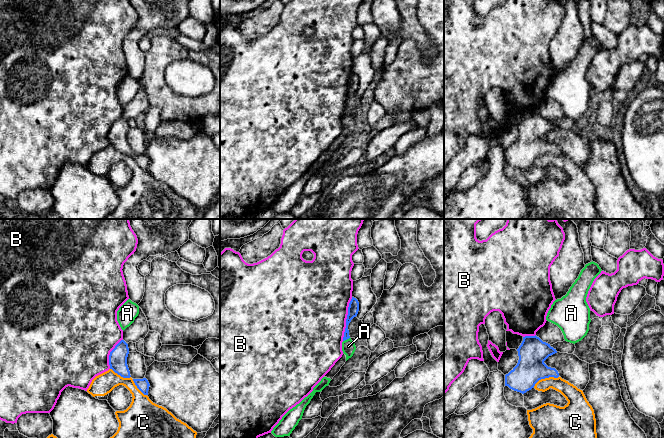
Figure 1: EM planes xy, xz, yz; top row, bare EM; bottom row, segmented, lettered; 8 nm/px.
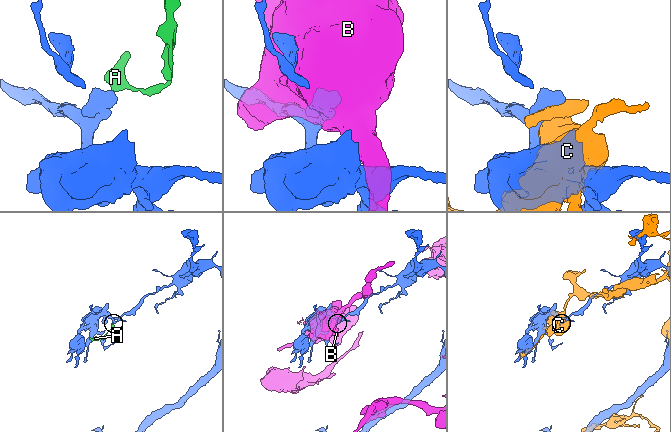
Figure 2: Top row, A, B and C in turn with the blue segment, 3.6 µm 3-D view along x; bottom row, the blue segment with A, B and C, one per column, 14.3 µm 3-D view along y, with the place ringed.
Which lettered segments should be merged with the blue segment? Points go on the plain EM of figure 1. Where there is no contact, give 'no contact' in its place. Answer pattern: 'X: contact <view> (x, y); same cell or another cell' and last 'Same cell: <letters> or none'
A: contact xz (346, 115); another cell
B: contact xz (346, 95); another cell
C: contact yz (545, 153); another cell
Same cell: none

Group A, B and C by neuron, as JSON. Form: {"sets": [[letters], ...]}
{"sets": [["A"], ["B"], ["C"]]}

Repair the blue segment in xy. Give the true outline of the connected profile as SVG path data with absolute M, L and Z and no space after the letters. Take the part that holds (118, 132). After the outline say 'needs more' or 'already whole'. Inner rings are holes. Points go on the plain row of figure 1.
M121 116L115 124L110 128L109 141L115 149L123 154L130 154L130 147L127 141L127 133L129 130L128 120Z; already whole

